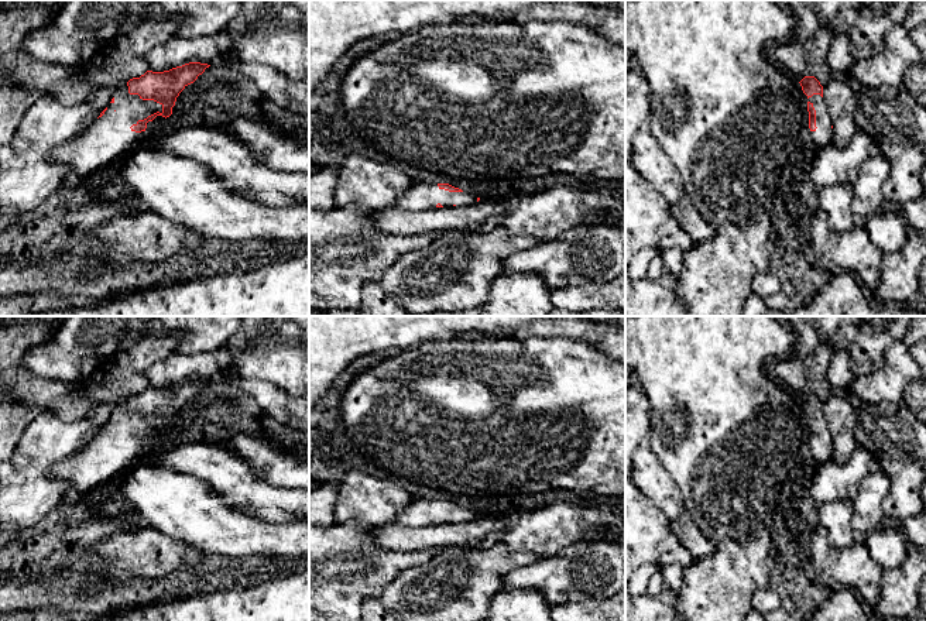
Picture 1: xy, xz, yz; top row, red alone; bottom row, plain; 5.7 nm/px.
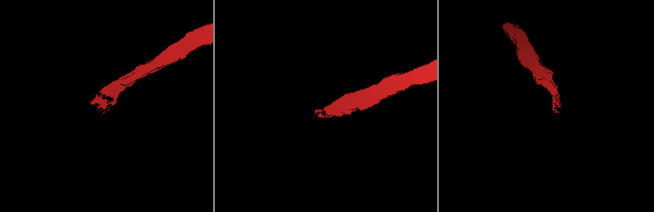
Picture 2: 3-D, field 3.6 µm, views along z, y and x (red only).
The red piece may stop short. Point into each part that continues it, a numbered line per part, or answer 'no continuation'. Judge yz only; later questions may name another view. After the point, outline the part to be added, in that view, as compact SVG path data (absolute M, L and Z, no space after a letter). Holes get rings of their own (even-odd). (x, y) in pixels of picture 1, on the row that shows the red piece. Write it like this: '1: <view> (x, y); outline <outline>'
1: yz (822, 137); outline M813 95L809 102L816 110L816 130L812 131L812 138L816 148L824 148L833 143L831 120L829 117L827 106L820 95Z

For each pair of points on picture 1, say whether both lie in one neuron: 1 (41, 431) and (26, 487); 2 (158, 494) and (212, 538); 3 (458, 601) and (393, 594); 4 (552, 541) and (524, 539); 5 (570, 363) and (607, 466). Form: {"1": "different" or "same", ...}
{"1": "same", "2": "same", "3": "same", "4": "same", "5": "same"}

